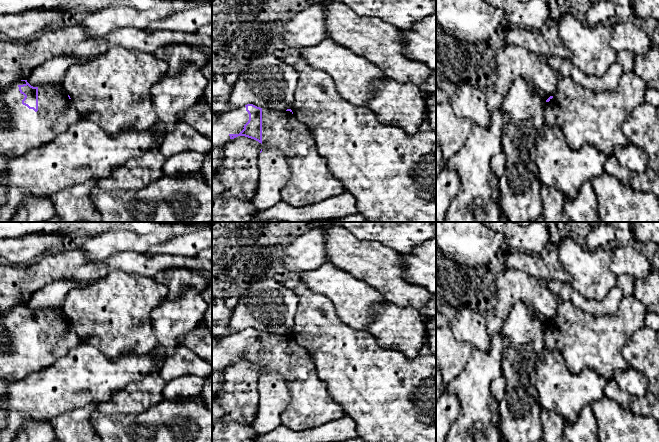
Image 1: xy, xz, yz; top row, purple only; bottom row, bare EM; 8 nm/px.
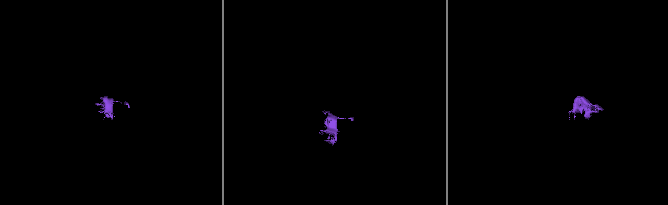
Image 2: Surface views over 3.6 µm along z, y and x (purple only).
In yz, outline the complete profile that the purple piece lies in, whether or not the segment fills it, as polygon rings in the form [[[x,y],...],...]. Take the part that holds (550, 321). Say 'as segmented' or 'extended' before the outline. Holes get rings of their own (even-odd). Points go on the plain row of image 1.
extended | [[[634,296],[623,297],[615,315],[593,315],[577,308],[571,301],[561,300],[556,316],[545,327],[544,343],[549,350],[561,353],[568,370],[578,374],[584,368],[590,368],[604,379],[613,378],[618,369],[629,366],[622,350],[630,337],[645,326],[647,310]]]

